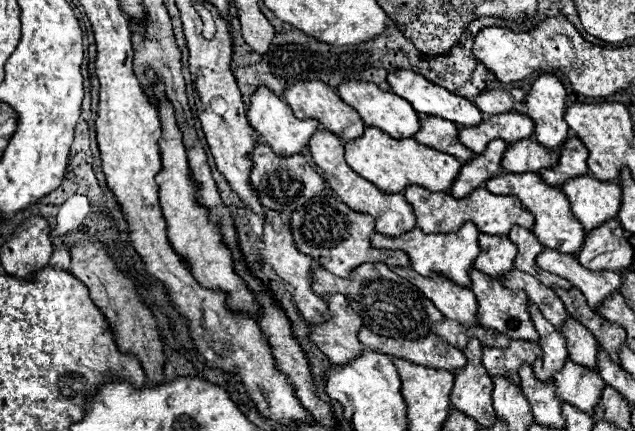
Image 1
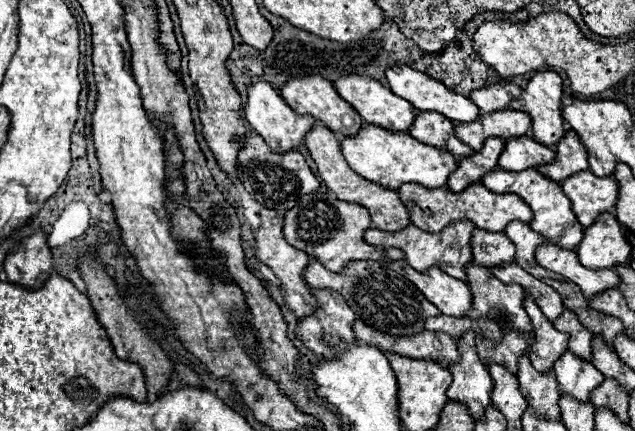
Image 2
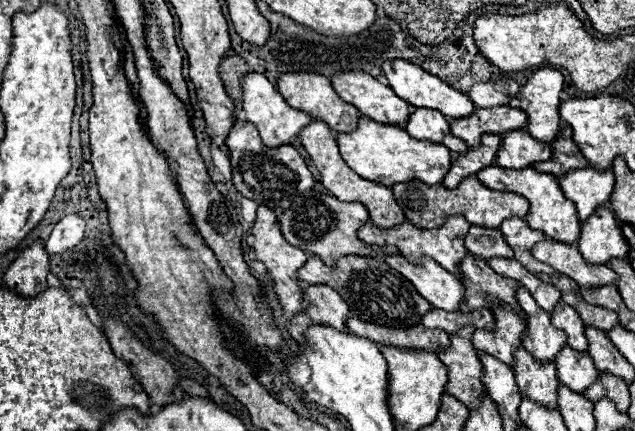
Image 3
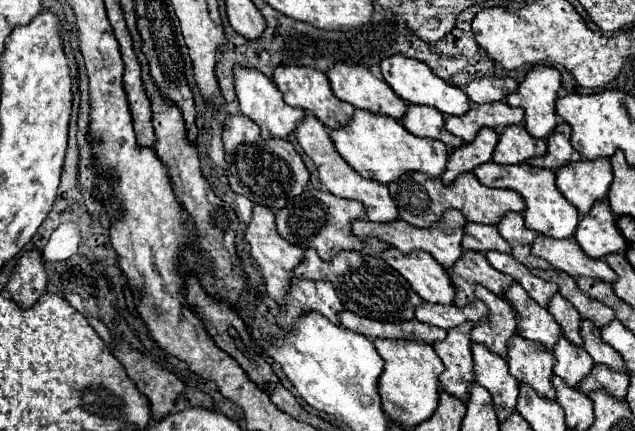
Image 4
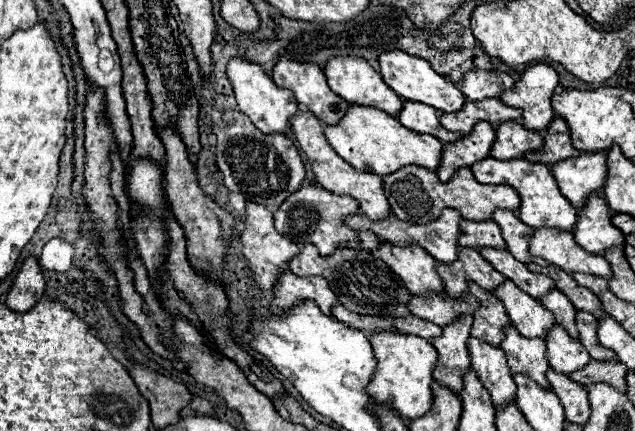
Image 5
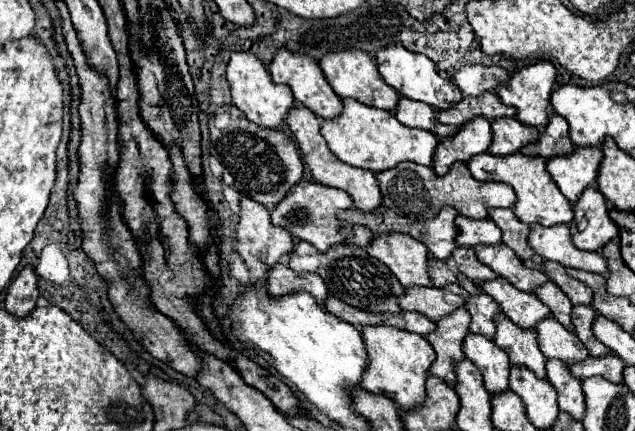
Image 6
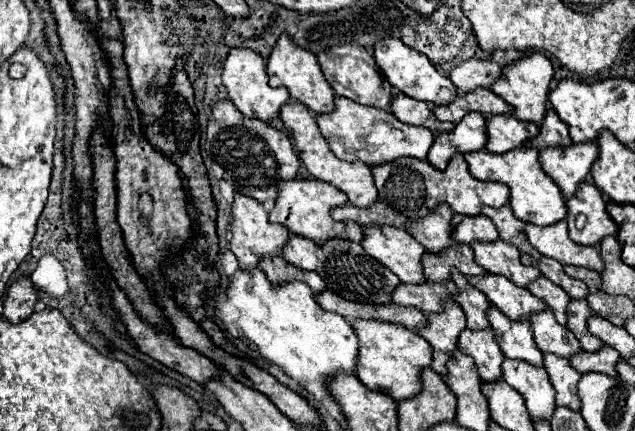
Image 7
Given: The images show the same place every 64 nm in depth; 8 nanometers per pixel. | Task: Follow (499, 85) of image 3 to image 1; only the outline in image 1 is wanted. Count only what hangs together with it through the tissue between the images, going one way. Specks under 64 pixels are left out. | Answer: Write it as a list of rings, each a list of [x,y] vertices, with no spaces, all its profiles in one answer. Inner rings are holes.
[[[492,90],[478,94],[474,102],[484,112],[484,116],[496,116],[496,114],[512,112],[516,100],[510,96],[508,90]]]

